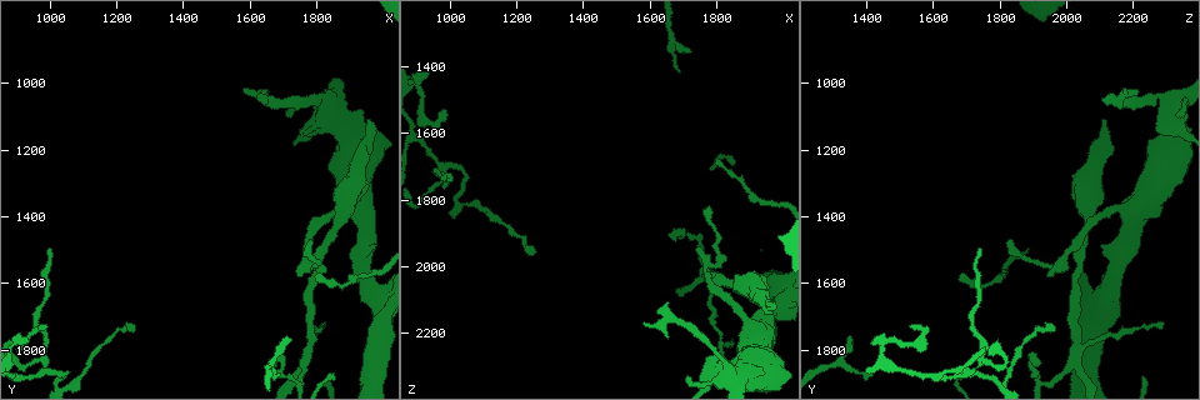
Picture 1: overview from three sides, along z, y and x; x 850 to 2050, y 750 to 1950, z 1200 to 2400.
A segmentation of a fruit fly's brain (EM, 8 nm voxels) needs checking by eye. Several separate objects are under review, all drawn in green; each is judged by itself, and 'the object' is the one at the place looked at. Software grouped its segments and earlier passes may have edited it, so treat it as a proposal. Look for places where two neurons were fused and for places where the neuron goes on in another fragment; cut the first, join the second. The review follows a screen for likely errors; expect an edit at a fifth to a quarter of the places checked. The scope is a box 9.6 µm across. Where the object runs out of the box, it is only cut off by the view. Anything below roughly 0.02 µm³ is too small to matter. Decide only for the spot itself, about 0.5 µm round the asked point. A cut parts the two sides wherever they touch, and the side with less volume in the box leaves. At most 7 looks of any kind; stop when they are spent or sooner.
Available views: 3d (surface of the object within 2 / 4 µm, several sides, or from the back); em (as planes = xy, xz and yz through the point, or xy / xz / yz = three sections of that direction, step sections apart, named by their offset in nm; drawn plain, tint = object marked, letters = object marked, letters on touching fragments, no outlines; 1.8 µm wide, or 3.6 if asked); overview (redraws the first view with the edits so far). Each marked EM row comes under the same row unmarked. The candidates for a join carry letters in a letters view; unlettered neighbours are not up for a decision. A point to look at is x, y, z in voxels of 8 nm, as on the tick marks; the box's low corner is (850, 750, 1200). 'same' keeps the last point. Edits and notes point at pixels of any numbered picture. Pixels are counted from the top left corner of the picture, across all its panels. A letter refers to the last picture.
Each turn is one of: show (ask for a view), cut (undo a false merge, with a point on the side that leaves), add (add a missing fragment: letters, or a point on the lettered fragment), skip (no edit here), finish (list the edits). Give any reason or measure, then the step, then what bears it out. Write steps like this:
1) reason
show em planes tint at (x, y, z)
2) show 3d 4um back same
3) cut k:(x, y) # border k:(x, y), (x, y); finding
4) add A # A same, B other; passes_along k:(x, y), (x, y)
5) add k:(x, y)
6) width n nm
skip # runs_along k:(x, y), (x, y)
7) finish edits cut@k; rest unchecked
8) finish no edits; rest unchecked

tapers out
show 3d 4um at (990, 1490, 1740)

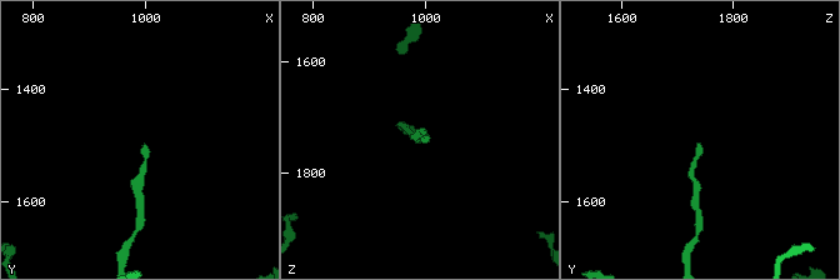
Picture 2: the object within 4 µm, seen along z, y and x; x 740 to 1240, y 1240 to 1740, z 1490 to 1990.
need the tissue
show em xz step 8 tint at (995, 1495, 1740)

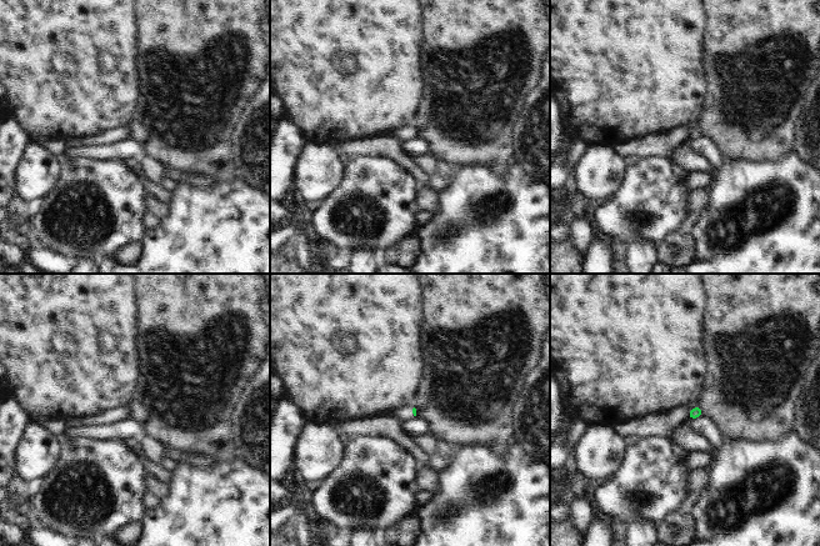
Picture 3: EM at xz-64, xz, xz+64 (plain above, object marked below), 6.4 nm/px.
show em planes letters same

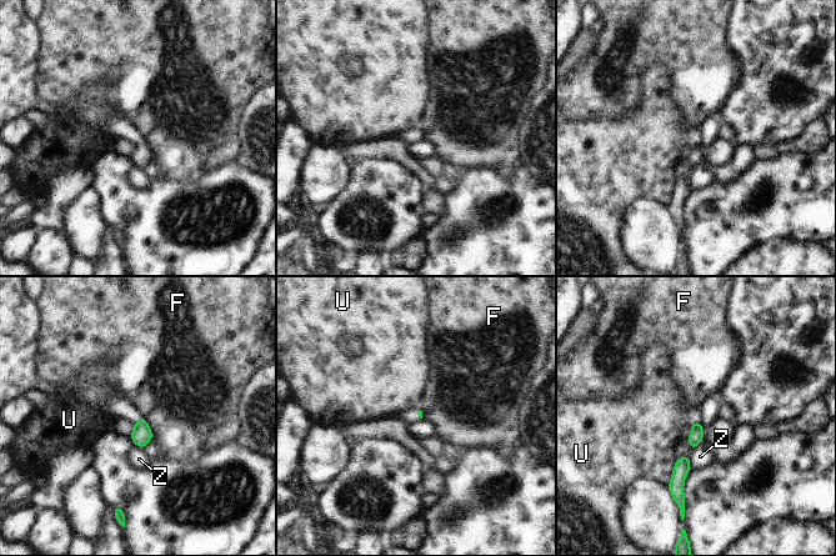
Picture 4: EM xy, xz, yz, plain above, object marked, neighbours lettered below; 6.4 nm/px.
longest_contact U 190 nm
skip # F other, U other, Z other; border 4:(140, 414), (148, 424), (153, 439); none of them fits

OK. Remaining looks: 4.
free end
show 3d 2um at (1570, 1030, 2170)

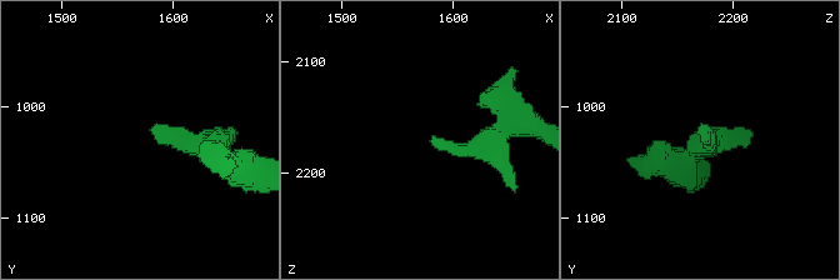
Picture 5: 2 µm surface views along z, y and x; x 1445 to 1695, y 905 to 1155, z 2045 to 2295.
show em planes letters at (1580, 1024, 2170)

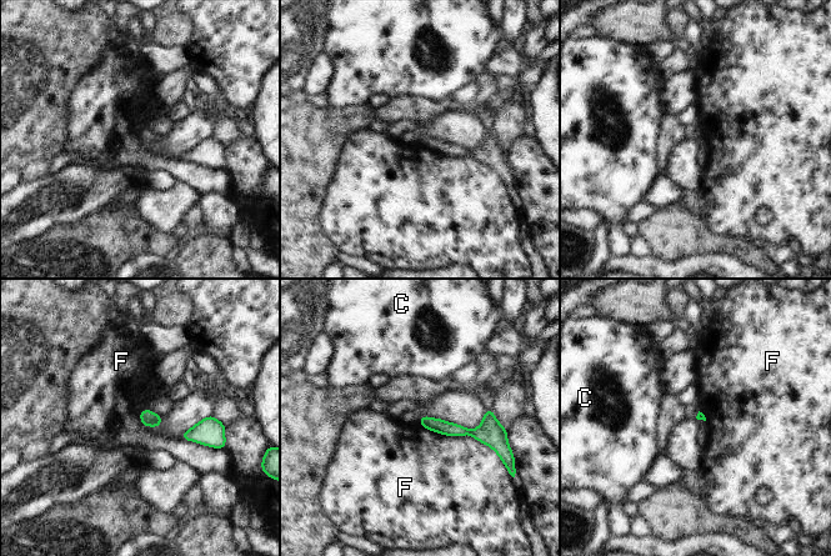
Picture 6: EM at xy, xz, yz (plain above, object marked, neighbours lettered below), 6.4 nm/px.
skip # C other, F other; runs_along 6:(422, 419), (470, 432), (495, 425); none of them fits

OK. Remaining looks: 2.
finish no edits; rest unchecked

